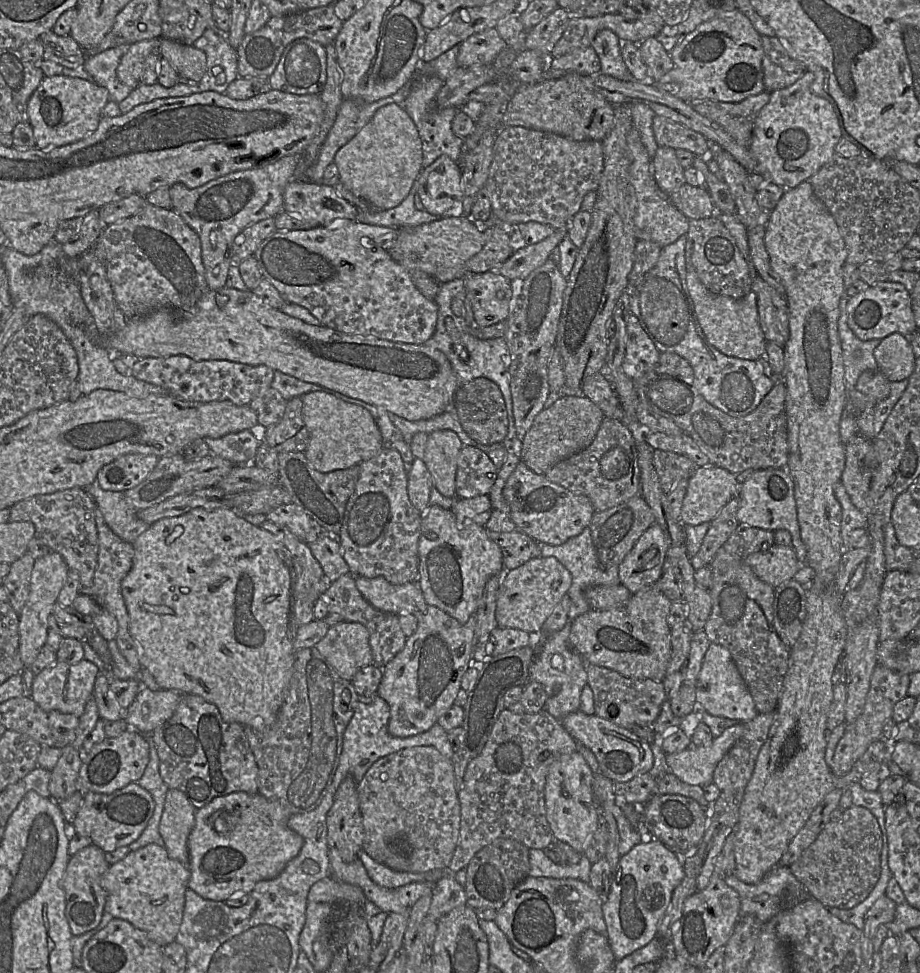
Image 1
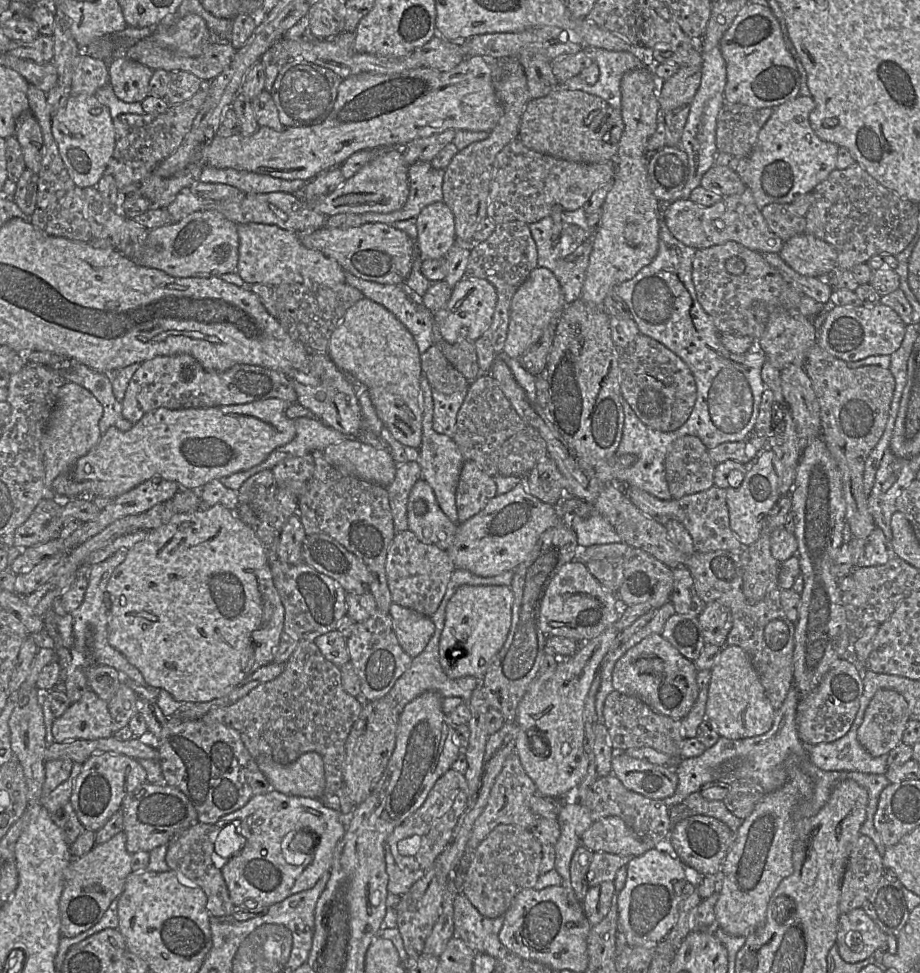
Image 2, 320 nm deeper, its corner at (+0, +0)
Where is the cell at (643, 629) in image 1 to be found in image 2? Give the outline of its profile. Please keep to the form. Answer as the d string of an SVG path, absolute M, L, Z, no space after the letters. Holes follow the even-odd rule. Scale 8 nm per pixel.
M651 634L617 660L612 672L612 686L622 694L640 699L660 714L683 719L700 692L697 671L694 662L685 658L661 634Z

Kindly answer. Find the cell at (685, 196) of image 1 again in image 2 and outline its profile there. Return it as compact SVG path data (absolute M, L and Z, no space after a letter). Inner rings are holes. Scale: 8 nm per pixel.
M749 188L742 194L722 197L710 206L701 206L690 198L676 199L665 205L664 218L671 234L683 244L695 249L735 241L756 252L779 253L784 243L769 229Z

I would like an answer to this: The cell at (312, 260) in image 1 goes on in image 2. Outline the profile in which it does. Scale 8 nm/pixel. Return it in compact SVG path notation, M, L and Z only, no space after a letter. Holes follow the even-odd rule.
M237 224L239 258L236 272L247 286L265 284L276 288L282 284L334 287L344 284L346 271L332 258L317 250L306 248L300 234L276 225Z

